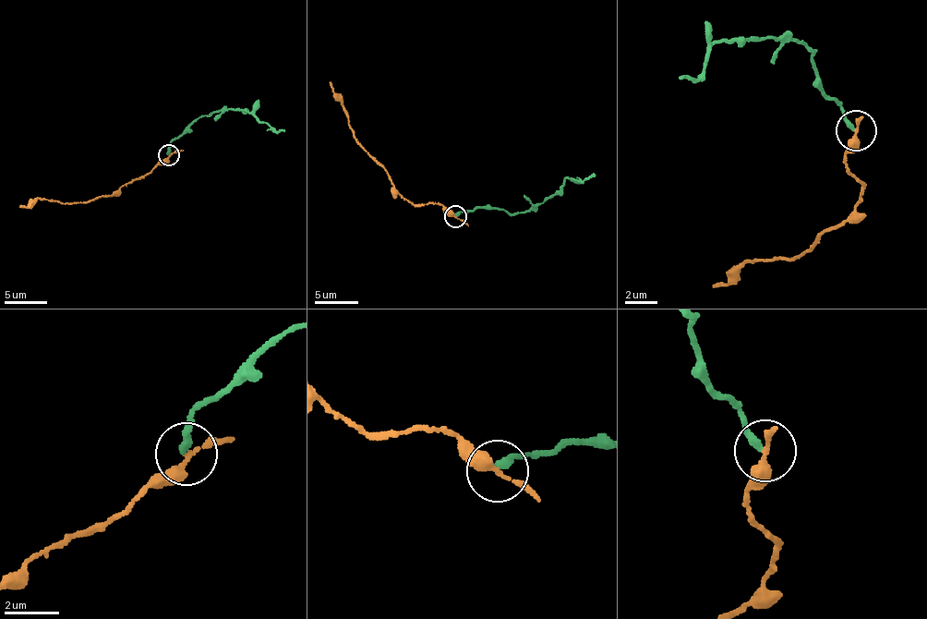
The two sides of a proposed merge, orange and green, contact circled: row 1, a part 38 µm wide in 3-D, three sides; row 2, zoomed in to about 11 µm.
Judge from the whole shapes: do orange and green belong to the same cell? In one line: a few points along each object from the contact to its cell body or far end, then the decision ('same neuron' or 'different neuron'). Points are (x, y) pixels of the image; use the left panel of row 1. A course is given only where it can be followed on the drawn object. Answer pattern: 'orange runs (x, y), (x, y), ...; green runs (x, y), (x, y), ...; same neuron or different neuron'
orange runs (168, 154), (114, 193), (82, 203), (35, 199), (18, 207); green runs (168, 154), (176, 138), (197, 120), (220, 110), (237, 108), (276, 131), (283, 129); different neuron

